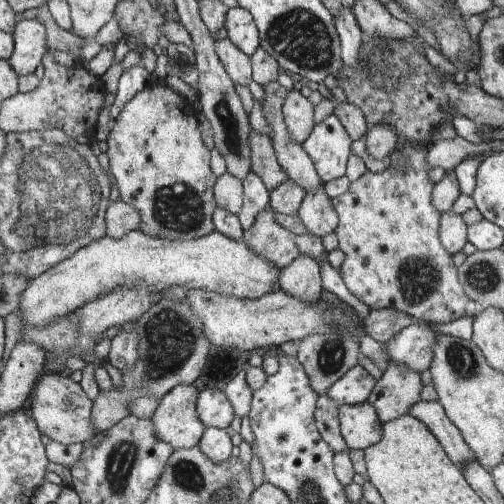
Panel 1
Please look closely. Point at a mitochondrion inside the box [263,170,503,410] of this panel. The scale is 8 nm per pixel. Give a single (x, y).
(418, 278)

